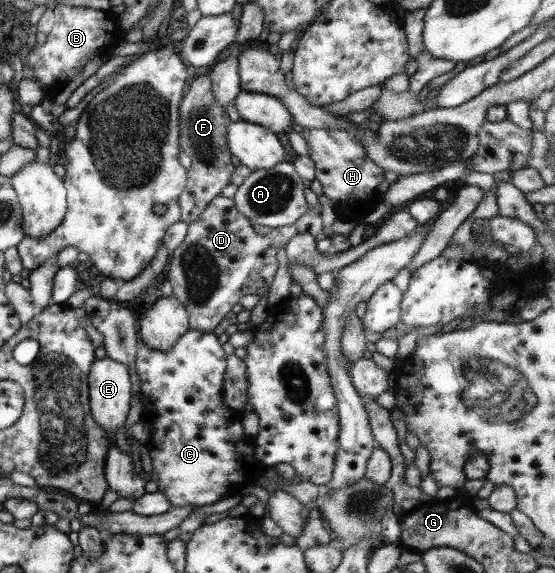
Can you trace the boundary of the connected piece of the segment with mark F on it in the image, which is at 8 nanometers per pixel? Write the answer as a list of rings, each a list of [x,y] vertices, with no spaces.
[[[200,72],[187,87],[187,93],[183,94],[177,106],[178,151],[191,159],[190,169],[186,169],[184,188],[177,197],[180,220],[185,224],[195,221],[198,213],[209,205],[209,201],[217,197],[223,187],[230,183],[230,175],[234,168],[226,144],[226,131],[231,121],[224,106],[220,106],[214,100],[210,87],[211,82],[207,72]]]

